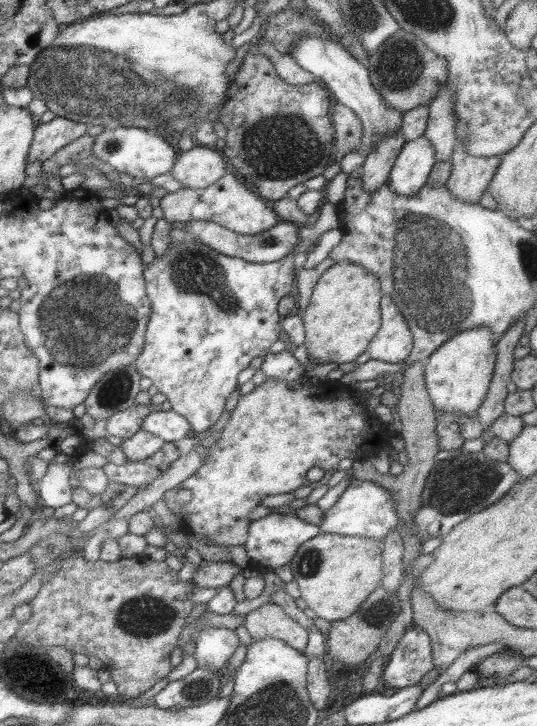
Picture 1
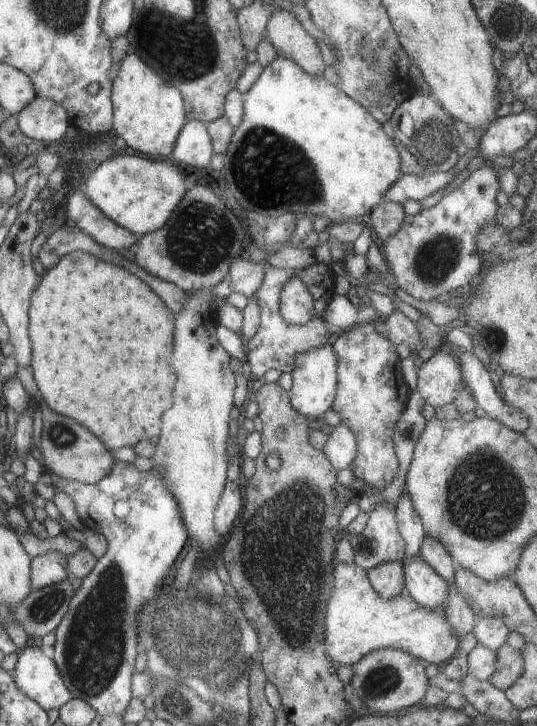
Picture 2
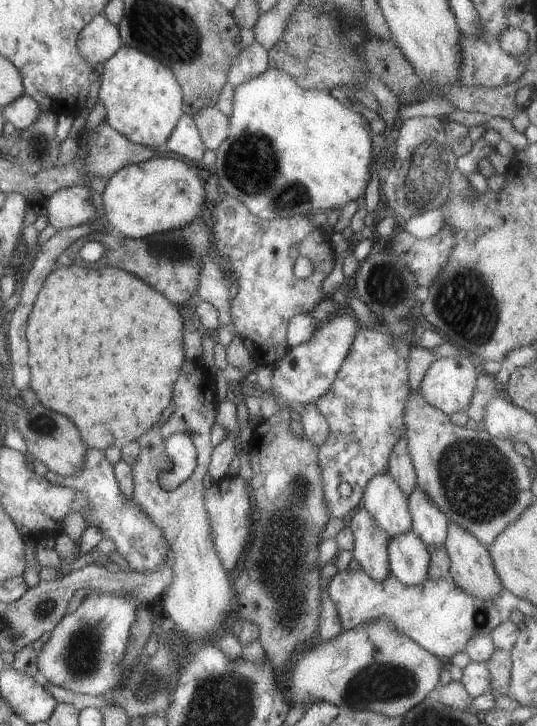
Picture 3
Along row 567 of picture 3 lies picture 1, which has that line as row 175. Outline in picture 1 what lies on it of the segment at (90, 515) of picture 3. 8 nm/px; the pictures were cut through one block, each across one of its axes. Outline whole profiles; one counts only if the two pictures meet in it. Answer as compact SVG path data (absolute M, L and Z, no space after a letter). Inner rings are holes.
M125 124L105 128L101 134L96 135L93 154L122 175L132 177L139 183L151 182L156 176L171 172L177 160L176 150L160 135L154 135L144 128L128 128Z

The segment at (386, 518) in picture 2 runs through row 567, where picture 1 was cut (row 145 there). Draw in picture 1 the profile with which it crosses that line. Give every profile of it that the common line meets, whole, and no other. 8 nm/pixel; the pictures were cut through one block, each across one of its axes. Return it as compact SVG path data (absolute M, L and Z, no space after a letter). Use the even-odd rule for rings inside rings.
M304 36L296 42L292 57L298 65L315 74L320 83L330 89L334 100L348 108L358 116L363 127L363 134L358 153L367 156L373 147L385 136L401 132L403 124L402 112L386 105L382 95L374 88L369 76L369 68L362 65L354 55L350 54L342 43L336 39L324 40L320 36Z

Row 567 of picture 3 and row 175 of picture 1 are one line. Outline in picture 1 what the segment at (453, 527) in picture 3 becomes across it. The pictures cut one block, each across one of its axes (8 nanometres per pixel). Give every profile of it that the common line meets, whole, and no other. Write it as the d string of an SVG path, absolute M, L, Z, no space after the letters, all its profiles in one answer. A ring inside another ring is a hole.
M457 144L450 159L453 169L445 185L447 190L454 197L461 198L466 203L478 203L483 194L487 192L488 186L496 173L496 169L499 168L499 163L503 156L492 156L489 158L471 156L465 152L465 147L462 144Z

